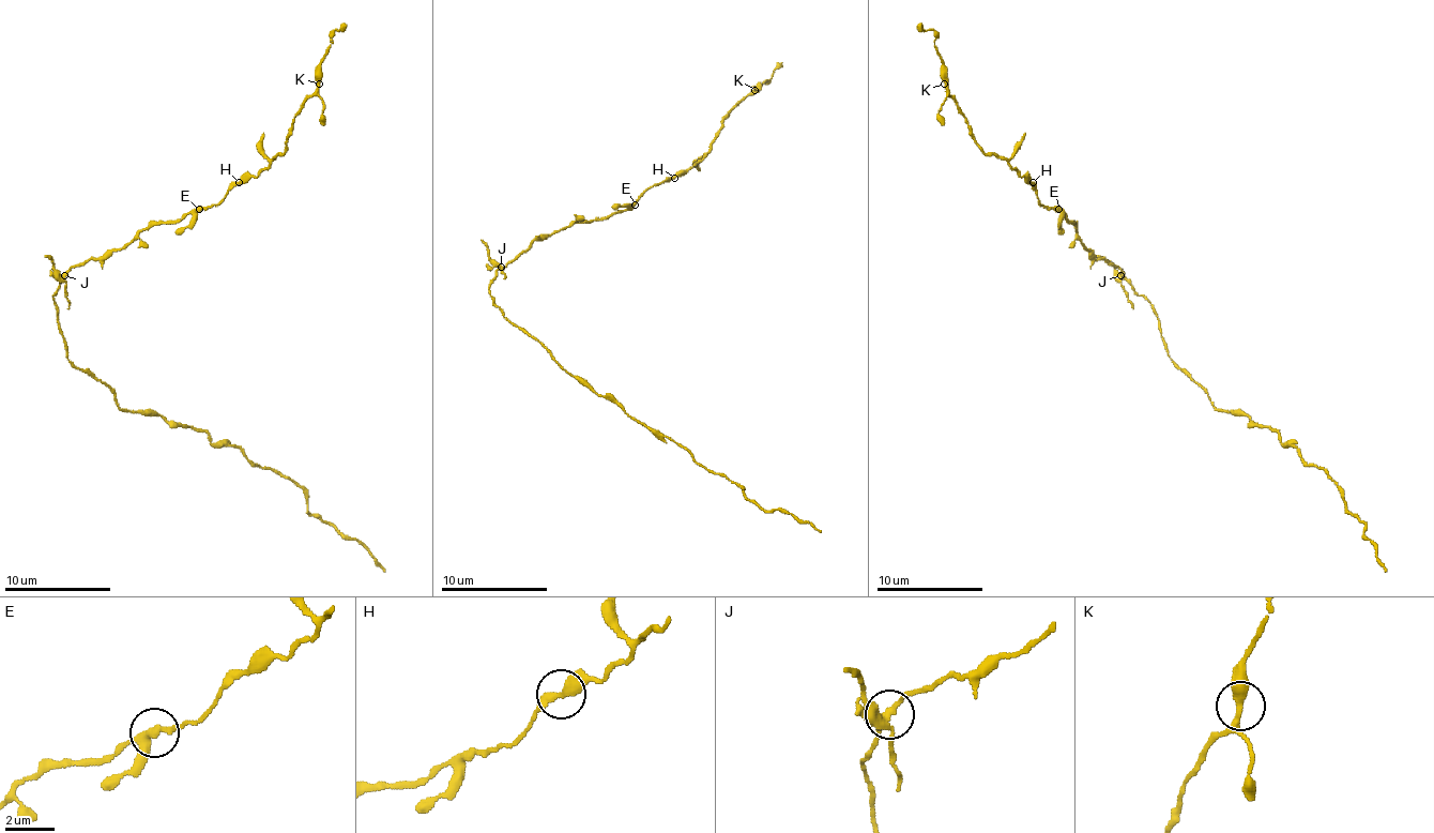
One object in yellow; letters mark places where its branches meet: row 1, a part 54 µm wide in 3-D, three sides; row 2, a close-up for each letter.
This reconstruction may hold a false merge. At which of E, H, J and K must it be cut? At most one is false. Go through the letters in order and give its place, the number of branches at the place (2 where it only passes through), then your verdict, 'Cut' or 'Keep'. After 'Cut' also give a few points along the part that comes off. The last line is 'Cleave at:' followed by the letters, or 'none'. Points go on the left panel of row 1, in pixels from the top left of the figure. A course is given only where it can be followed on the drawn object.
E: Place: (199, 209). Branches: 3. Keep
H: Place: (239, 182). Branches: 2. Keep
J: Place: (64, 275). Branches: 5. Cut. Course of the part to remove: (65, 276), (44, 255)
K: Place: (319, 84). Branches: 3. Keep
Cleave at: J

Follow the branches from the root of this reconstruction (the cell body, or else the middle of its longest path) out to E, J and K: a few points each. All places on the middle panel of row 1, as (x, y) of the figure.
E: (493, 301), (491, 282), (496, 271), (515, 260), (536, 239), (544, 239), (579, 221), (608, 217), (635, 205)
J: (493, 301), (491, 282), (501, 266)
K: (493, 301), (496, 271), (536, 239), (622, 212), (649, 188), (690, 170), (754, 90)

